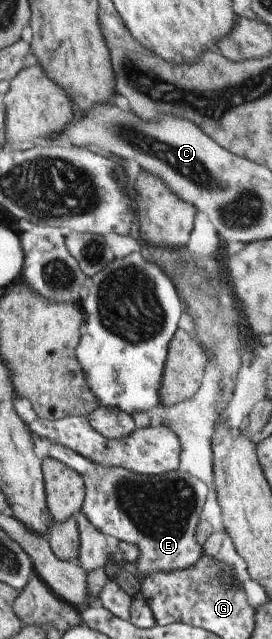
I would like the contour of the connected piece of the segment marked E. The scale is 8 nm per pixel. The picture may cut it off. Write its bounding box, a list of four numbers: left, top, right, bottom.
[44,439,209,577]

